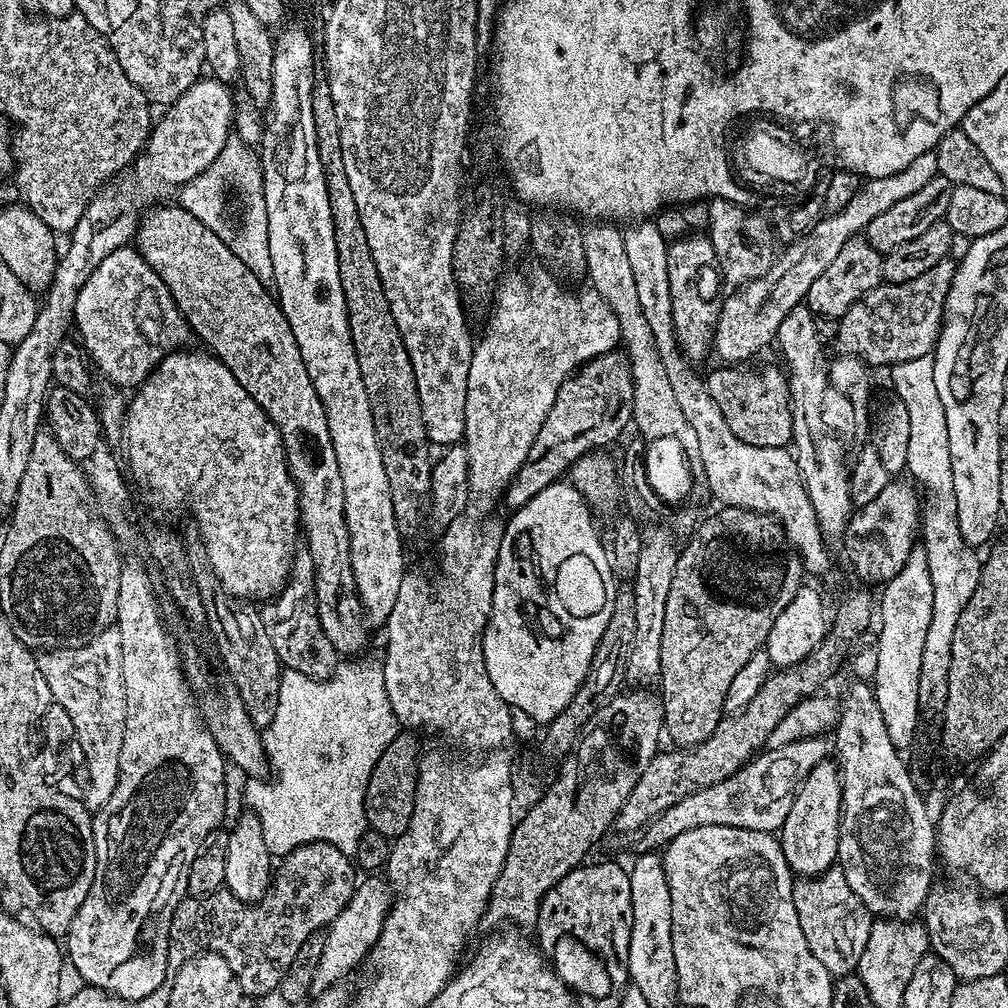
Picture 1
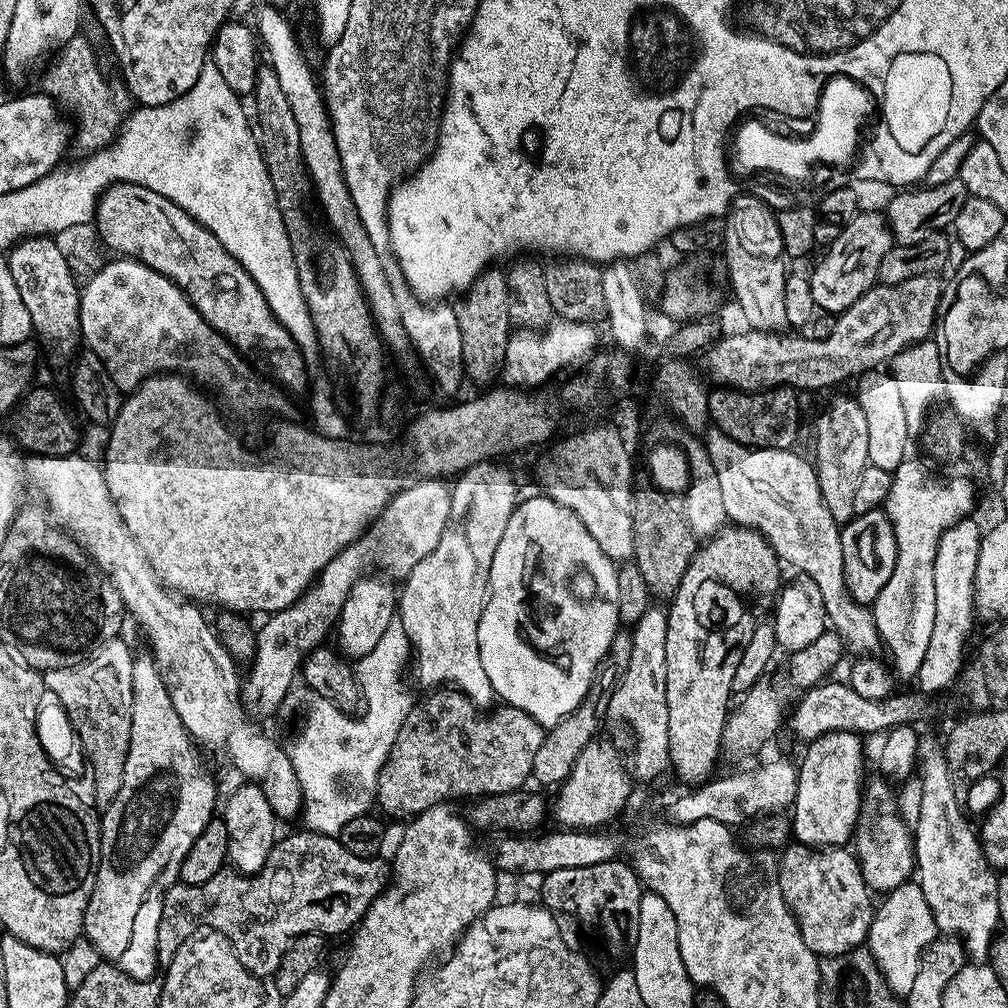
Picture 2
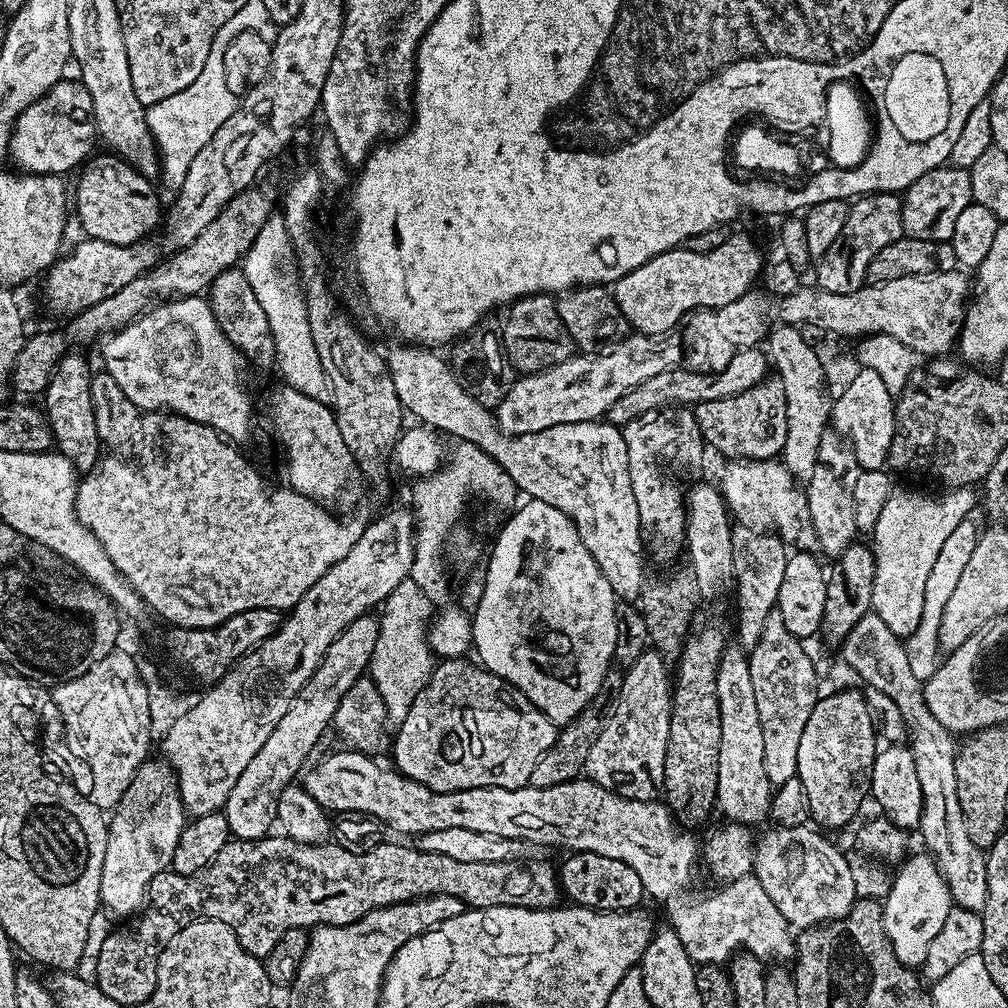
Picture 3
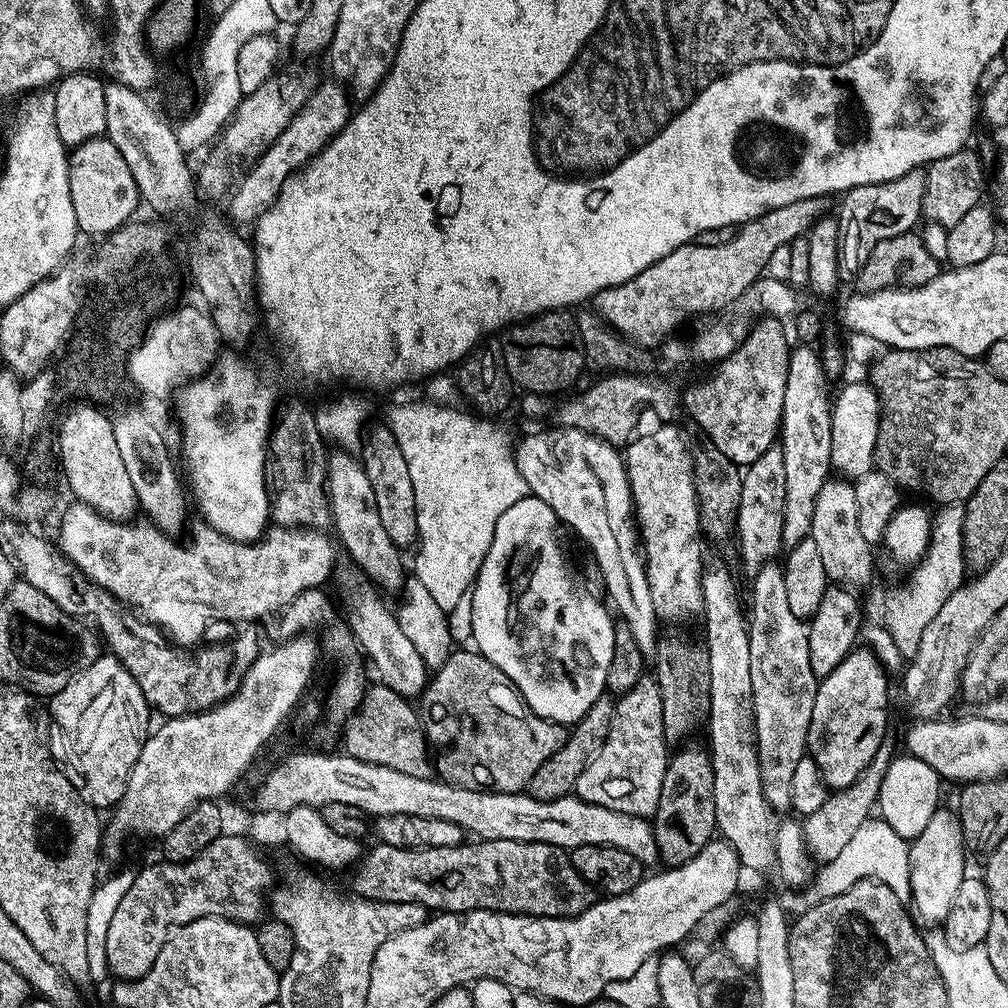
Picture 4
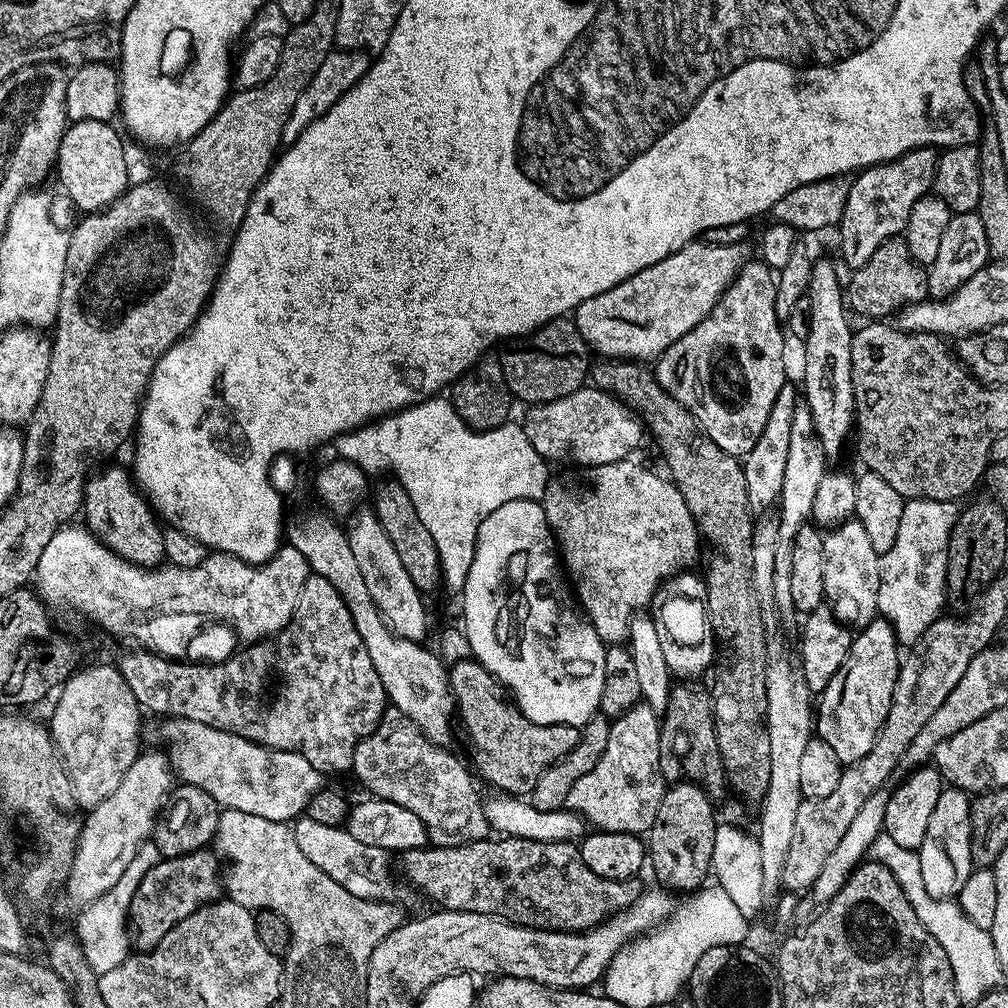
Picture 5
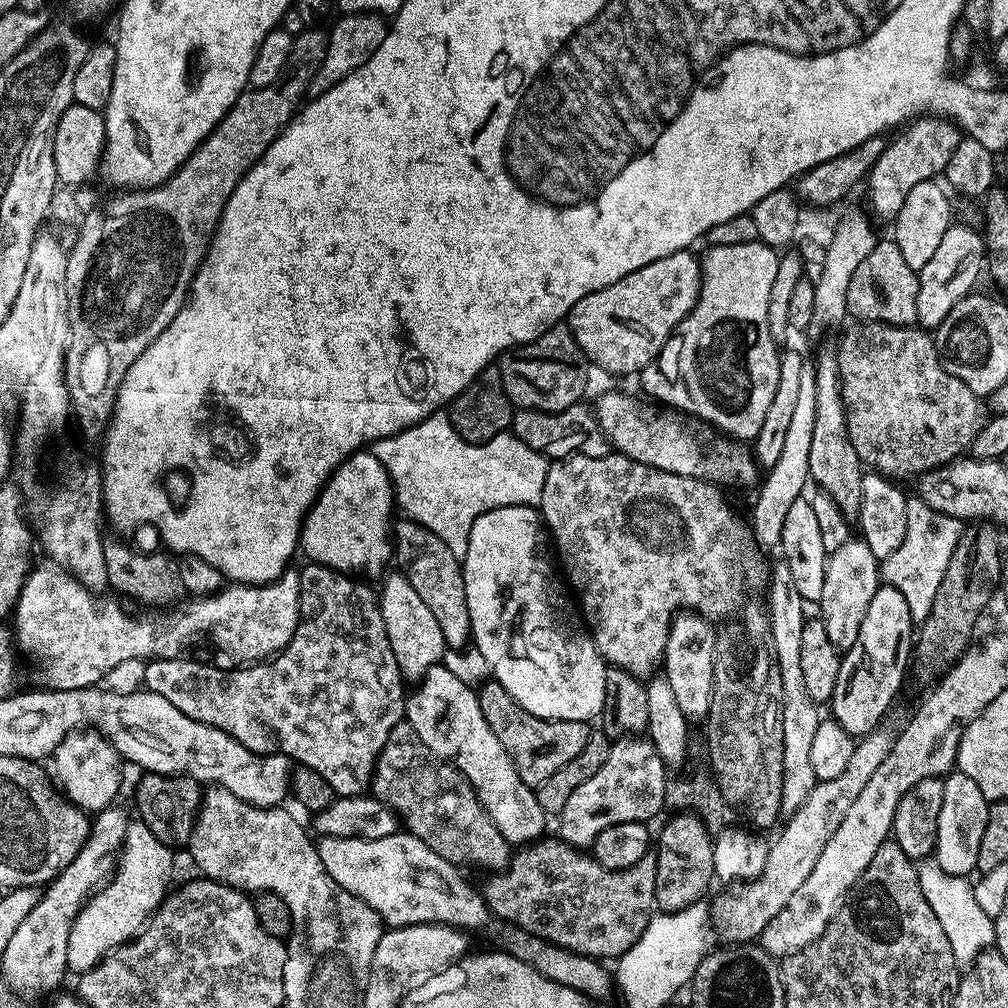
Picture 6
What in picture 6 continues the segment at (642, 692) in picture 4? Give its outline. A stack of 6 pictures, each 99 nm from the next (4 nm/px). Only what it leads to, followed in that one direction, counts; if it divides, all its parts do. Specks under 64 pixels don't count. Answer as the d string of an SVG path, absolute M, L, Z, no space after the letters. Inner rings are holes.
M627 735L623 739L617 739L612 745L610 755L606 757L606 763L594 774L570 794L566 806L558 814L560 820L559 839L566 841L572 848L581 850L591 849L594 838L606 830L606 826L618 826L618 822L648 822L656 811L664 808L664 786L666 783L666 765L664 759L658 754L658 750L647 738L639 735Z

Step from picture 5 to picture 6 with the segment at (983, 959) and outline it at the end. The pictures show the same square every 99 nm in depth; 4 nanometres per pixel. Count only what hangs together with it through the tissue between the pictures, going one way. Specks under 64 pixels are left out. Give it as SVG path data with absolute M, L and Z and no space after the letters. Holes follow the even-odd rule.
M924 862L917 867L918 882L930 910L938 914L946 938L950 938L950 950L954 950L957 965L968 966L981 952L991 949L996 939L996 926L993 917L983 913L974 899L973 881L962 876L951 876L941 870L935 862Z

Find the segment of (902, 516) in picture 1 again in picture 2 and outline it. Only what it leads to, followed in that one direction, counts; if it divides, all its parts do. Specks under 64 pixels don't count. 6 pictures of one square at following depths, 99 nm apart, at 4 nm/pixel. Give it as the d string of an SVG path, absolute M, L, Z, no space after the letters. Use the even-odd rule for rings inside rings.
M883 507L854 515L840 530L842 538L842 575L850 598L859 604L872 606L879 591L890 579L898 558L894 526Z

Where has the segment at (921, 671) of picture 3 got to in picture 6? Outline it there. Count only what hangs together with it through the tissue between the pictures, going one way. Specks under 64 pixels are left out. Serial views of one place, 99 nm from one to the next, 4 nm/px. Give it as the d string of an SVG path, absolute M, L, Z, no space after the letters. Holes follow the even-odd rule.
M918 498L909 499L906 538L902 538L902 546L898 546L898 550L879 565L879 575L887 587L898 590L898 594L906 598L913 622L923 622L930 614L934 594L938 594L938 586L942 586L942 574L946 574L946 566L950 566L950 554L954 554L954 546L958 546L961 531L962 521L958 518L926 506L926 502Z

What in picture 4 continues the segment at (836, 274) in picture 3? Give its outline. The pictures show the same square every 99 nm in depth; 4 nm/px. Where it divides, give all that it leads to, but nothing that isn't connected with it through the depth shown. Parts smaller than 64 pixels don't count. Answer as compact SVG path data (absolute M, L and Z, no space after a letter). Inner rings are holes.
M915 168L902 178L890 182L878 182L870 186L858 186L843 193L838 211L840 222L840 275L855 277L861 266L870 258L870 250L886 238L894 238L903 232L913 231L921 223L926 178L924 168Z

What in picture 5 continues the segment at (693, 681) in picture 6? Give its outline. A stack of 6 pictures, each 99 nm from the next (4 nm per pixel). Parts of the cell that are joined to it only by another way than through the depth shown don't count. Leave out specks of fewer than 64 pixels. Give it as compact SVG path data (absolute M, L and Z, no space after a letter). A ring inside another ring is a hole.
M685 570L668 577L652 597L650 605L650 615L656 623L658 642L662 646L662 654L666 657L666 666L672 671L673 677L684 682L700 678L696 676L702 675L711 666L712 659L716 656L716 644L718 645L716 629L712 627L712 619L708 617L708 585L703 575L695 576L694 573L695 571Z

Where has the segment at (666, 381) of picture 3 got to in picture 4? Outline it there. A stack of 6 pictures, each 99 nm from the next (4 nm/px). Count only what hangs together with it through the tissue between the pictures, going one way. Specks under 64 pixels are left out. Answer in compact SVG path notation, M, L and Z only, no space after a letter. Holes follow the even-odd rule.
M610 374L601 384L596 384L585 396L577 398L573 404L560 408L556 412L559 423L566 427L586 431L615 446L624 446L637 435L636 427L640 424L644 412L656 412L657 421L672 422L677 418L678 392L668 384L655 384L652 380L644 380L640 374Z

